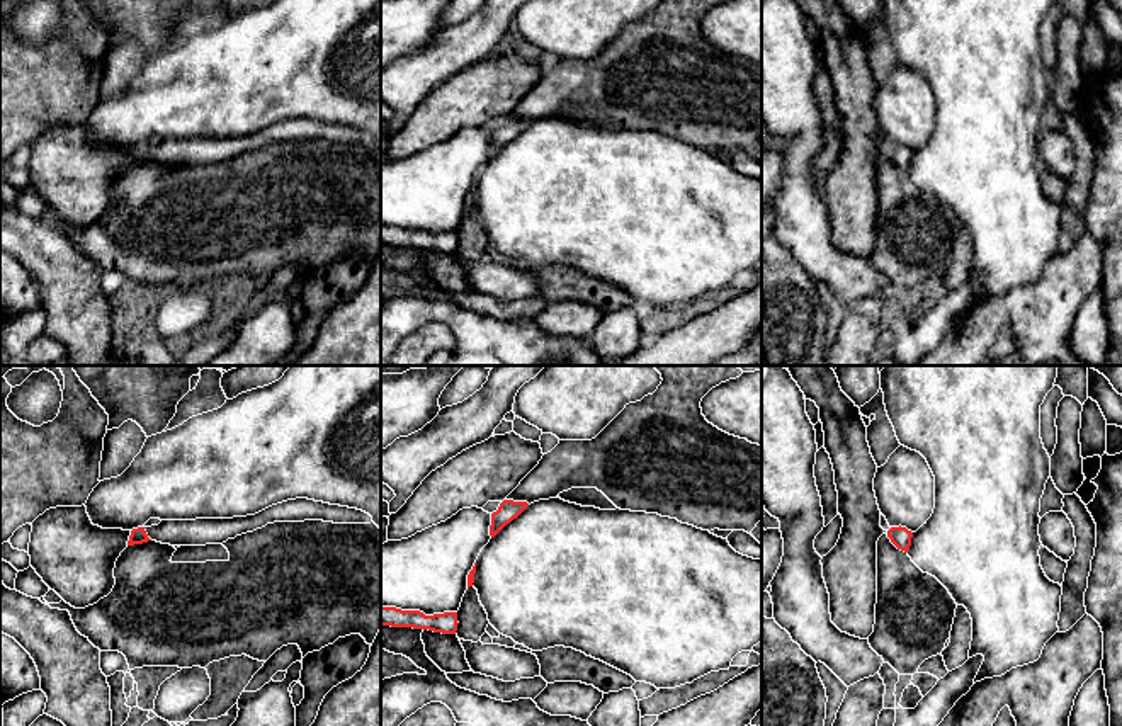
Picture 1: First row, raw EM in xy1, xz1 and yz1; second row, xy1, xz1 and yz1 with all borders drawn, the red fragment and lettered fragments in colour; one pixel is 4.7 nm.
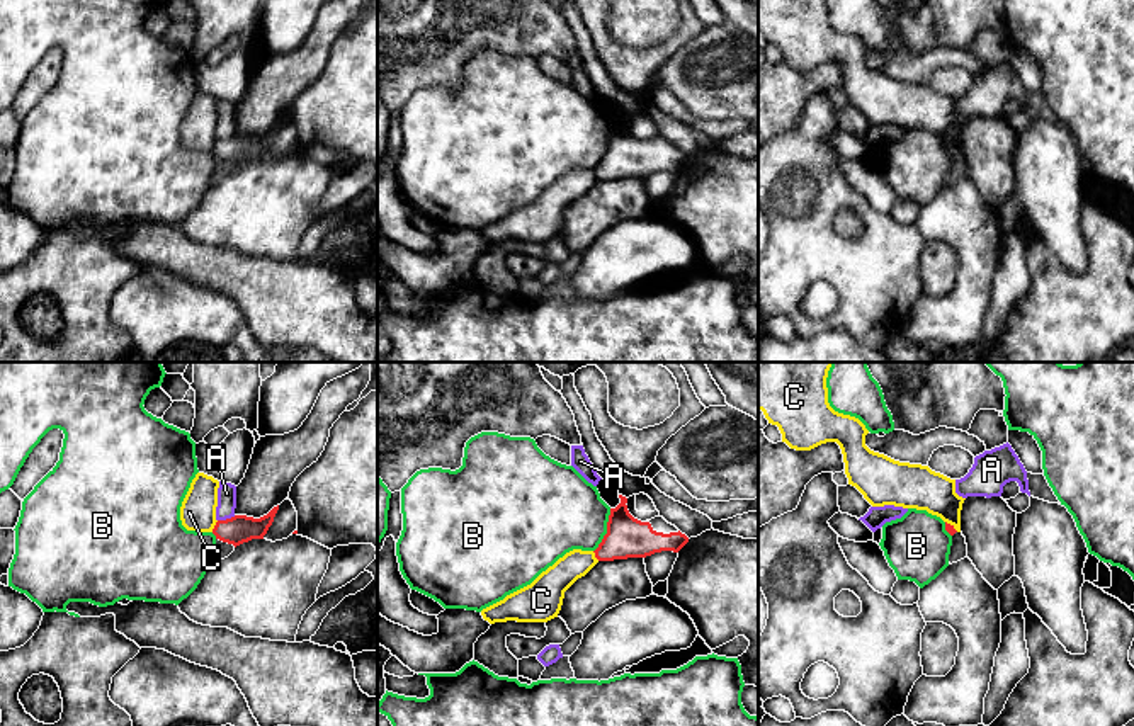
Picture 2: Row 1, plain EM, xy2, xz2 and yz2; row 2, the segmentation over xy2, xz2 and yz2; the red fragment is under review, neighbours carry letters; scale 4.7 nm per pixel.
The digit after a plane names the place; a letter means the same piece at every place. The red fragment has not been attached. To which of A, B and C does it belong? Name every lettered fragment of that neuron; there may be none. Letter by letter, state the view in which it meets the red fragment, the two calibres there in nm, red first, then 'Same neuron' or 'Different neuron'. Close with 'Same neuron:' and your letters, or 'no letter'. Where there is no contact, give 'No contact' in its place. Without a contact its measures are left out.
A: Touches red in xy2. Thickness 140 nm (red) against 100 nm. Different neuron
B: Touches red in xz2. Thickness 190 nm (red) against 380 nm. Different neuron
C: Touches red in xy2. Thickness 140 nm (red) against 170 nm. Different neuron
Same neuron: no letter

